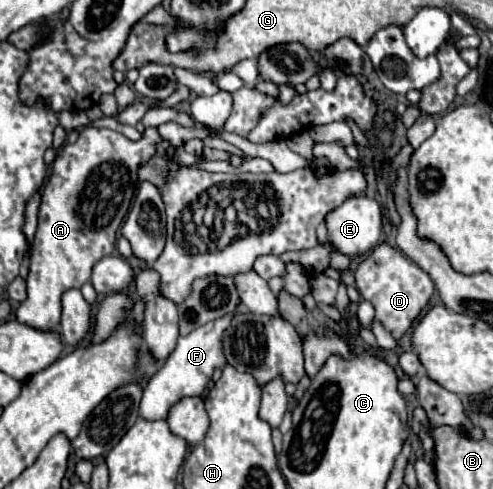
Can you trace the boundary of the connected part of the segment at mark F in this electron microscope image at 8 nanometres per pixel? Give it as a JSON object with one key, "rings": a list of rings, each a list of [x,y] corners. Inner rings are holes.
{"rings":[[[227,314],[227,318],[207,322],[199,328],[195,328],[193,332],[189,332],[187,336],[179,336],[175,350],[169,354],[165,364],[145,386],[145,394],[143,394],[141,410],[139,410],[139,414],[143,418],[147,418],[147,420],[167,418],[169,408],[177,400],[181,400],[185,396],[201,396],[205,392],[215,368],[221,368],[227,364],[227,360],[223,358],[223,334],[225,334],[227,326],[231,324],[231,318],[235,318],[235,314]]]}

